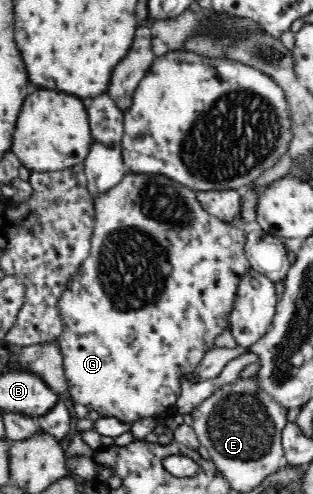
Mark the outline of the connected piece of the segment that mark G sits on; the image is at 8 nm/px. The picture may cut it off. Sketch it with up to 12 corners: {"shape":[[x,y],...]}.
{"shape":[[128,171],[63,290],[68,396],[175,410],[246,233]]}

